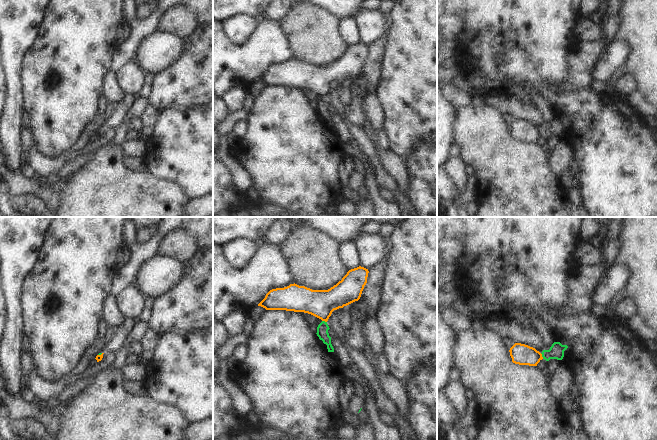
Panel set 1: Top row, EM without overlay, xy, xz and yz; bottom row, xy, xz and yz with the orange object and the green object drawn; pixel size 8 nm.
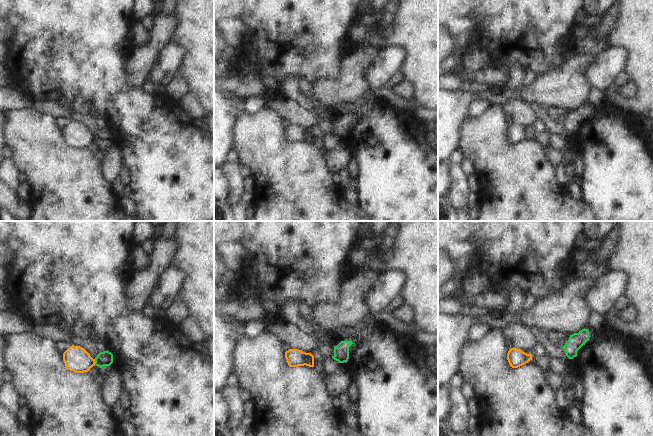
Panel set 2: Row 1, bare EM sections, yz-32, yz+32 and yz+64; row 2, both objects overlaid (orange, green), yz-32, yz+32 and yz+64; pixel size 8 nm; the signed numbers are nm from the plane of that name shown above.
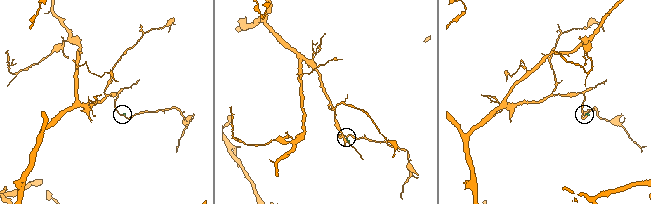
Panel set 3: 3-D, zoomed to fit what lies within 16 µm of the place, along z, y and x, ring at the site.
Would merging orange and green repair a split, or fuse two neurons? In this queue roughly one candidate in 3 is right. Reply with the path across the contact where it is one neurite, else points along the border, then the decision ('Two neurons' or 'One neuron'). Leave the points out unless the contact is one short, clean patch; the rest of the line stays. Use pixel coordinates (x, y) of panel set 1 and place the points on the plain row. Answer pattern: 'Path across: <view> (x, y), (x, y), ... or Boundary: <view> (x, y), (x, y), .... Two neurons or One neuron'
Boundary: yz (540, 129), (543, 134). Two neurons.

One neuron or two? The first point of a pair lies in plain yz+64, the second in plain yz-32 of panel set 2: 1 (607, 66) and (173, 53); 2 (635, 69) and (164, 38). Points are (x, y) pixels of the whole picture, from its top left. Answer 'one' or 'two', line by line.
1: one
2: two

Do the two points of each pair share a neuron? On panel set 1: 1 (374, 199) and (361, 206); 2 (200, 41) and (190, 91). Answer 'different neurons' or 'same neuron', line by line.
1: different neurons
2: same neuron

